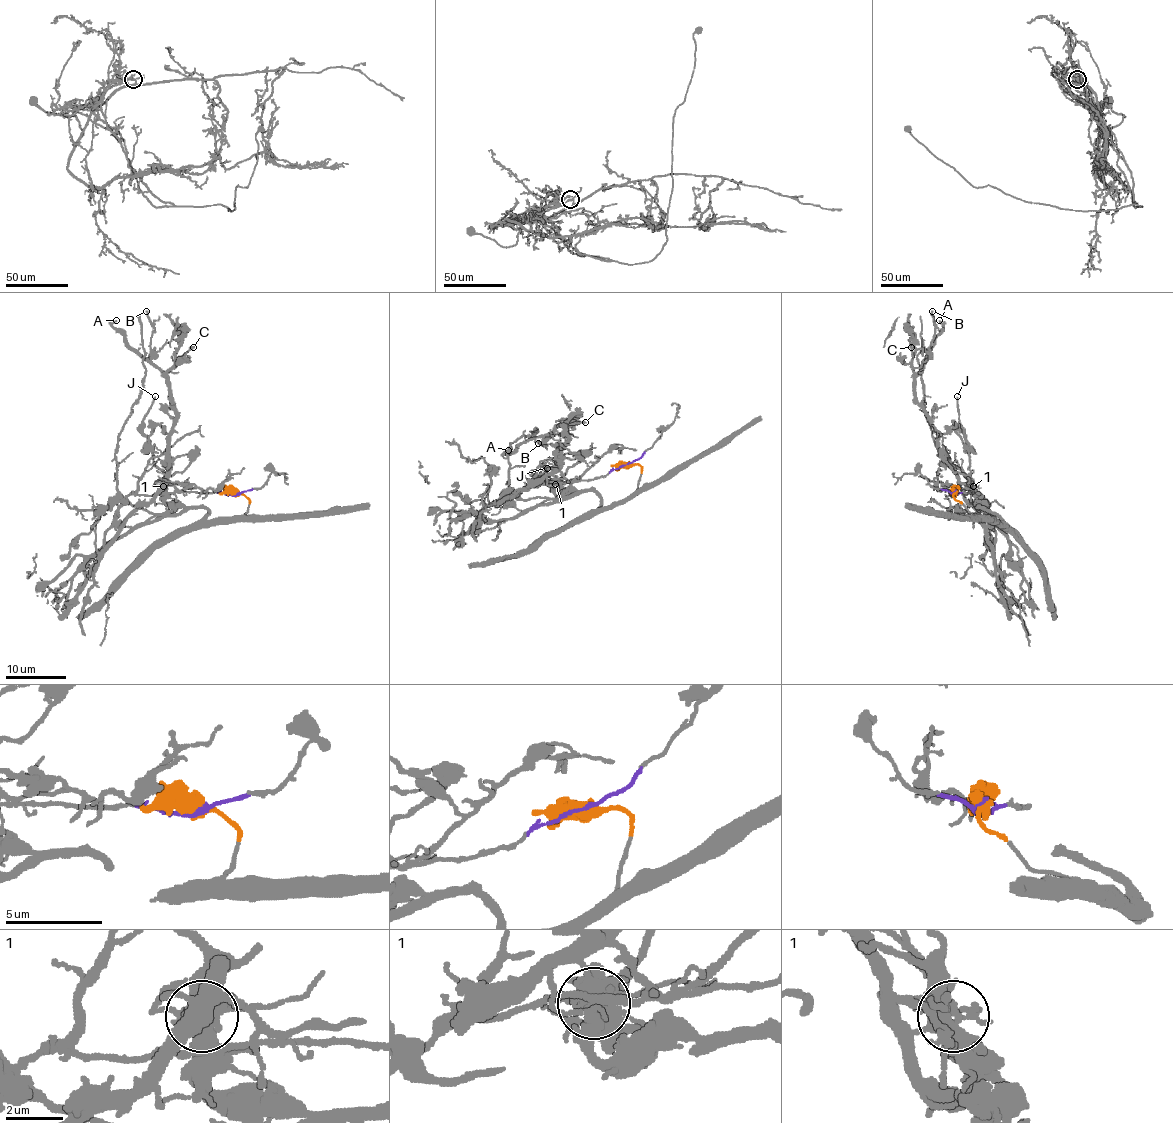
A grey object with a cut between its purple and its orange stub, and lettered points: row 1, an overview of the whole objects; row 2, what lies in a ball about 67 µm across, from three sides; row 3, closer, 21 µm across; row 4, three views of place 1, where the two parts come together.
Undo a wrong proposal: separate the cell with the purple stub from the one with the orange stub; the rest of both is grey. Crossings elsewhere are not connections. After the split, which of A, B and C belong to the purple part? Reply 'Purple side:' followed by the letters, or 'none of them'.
Purple side: A, B, C

